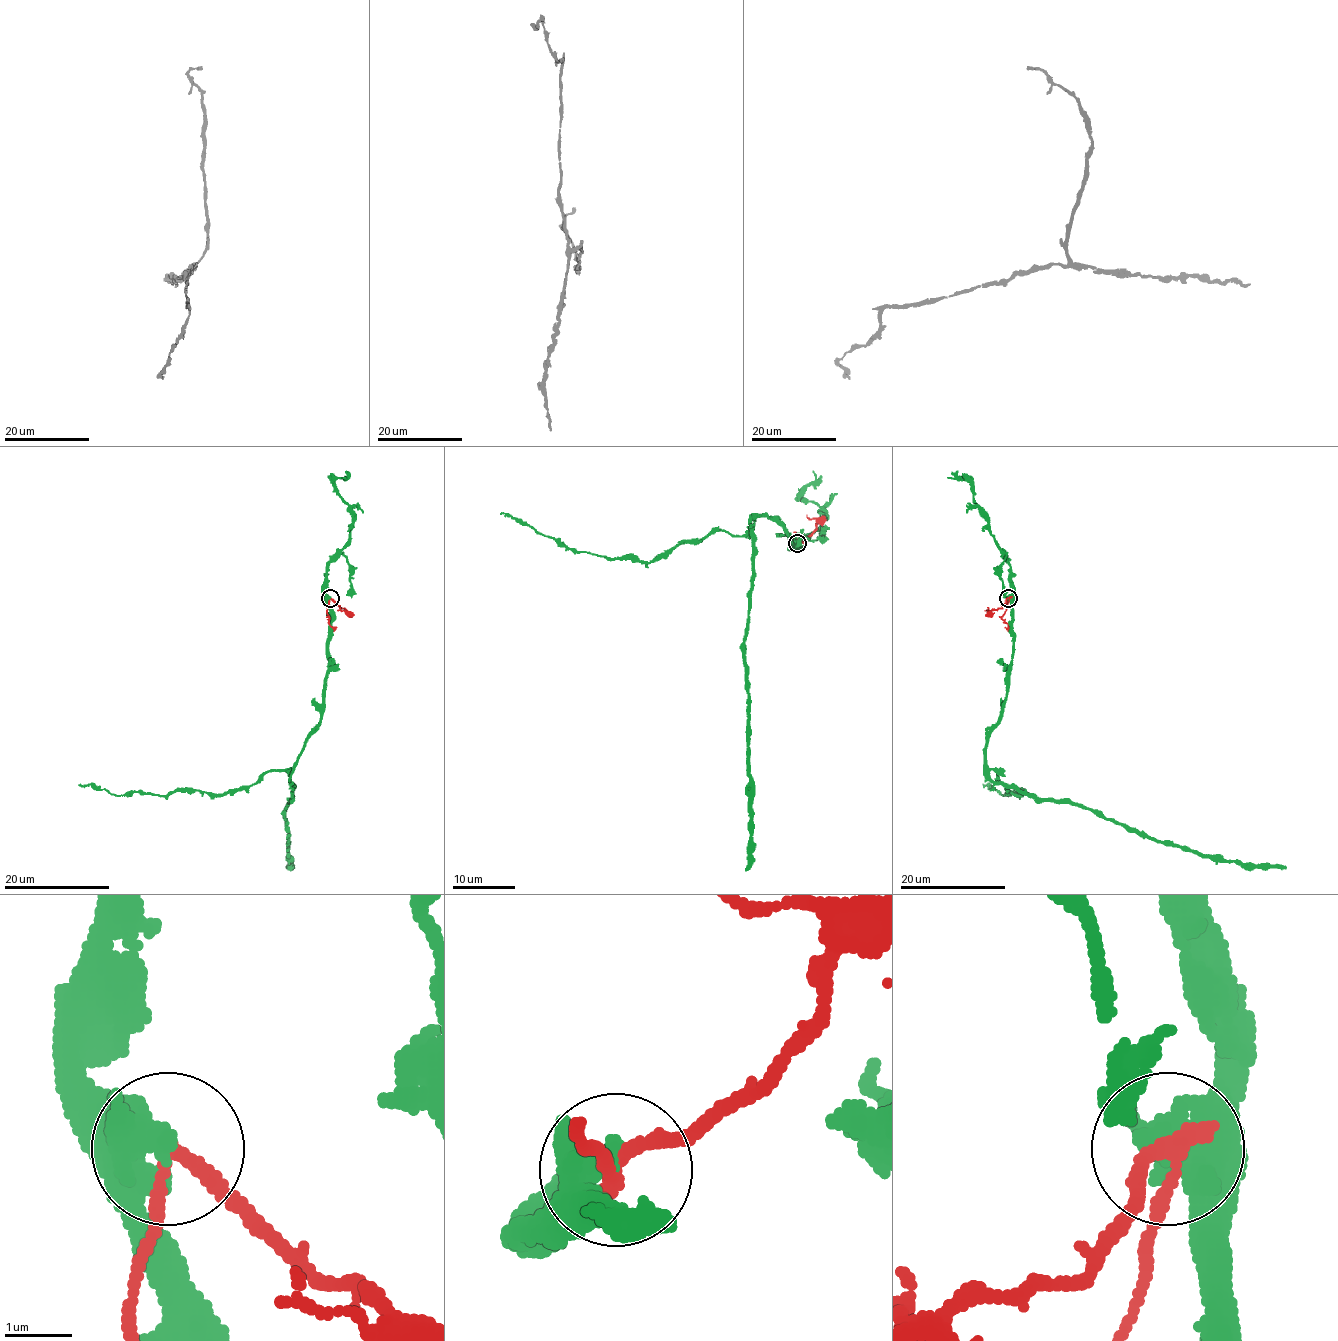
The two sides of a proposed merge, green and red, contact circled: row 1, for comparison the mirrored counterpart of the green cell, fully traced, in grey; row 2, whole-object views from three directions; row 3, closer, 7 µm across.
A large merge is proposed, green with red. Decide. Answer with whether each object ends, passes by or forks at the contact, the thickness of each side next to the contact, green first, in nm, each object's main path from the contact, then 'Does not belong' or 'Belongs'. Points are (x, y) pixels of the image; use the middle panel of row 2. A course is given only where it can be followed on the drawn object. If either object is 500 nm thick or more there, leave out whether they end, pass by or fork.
At the ring green passes by. At the ring red passes by. Thickness 380 nm (green) against 240 nm. Course of green: (798, 542), (796, 547), (770, 517), (751, 521), (745, 871). Course of red: (798, 542), (816, 528), (816, 521), (807, 514). Does not belong

